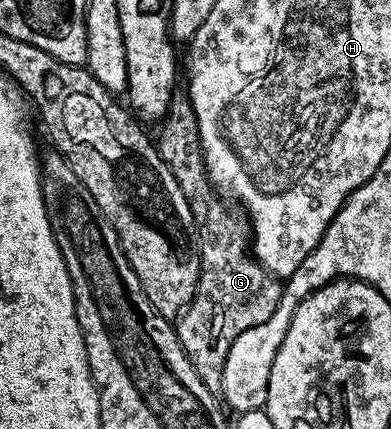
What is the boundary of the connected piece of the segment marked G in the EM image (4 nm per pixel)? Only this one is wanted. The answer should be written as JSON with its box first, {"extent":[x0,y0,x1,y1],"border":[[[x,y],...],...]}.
{"extent":[157,97,283,393],"border":[[[186,97],[172,99],[171,108],[167,111],[167,118],[162,120],[159,129],[159,139],[157,135],[159,153],[168,163],[168,167],[172,170],[178,184],[181,185],[181,189],[184,190],[185,197],[188,198],[188,203],[198,222],[200,281],[191,303],[177,319],[177,334],[183,352],[189,357],[197,377],[201,377],[203,384],[212,393],[215,393],[222,388],[225,357],[229,357],[229,349],[233,345],[233,341],[237,341],[237,337],[241,337],[241,333],[245,333],[253,325],[261,325],[261,321],[269,321],[269,317],[273,317],[273,309],[277,309],[283,296],[283,283],[271,272],[266,271],[255,258],[251,245],[250,219],[242,210],[236,209],[234,206],[226,207],[222,203],[224,200],[211,186],[211,178],[207,176],[207,166],[203,160],[203,147],[199,143],[197,117],[191,108],[190,99]]]}

